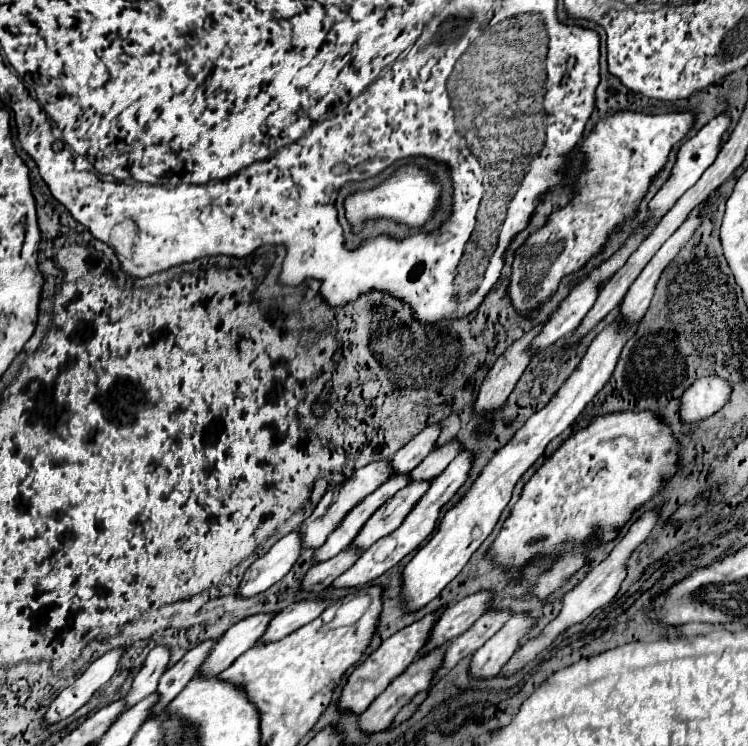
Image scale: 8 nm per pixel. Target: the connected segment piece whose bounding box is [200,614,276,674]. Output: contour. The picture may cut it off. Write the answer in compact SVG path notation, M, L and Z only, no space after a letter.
M254 614L254 616L248 616L246 620L240 620L232 628L228 628L228 632L212 648L212 654L206 658L200 672L216 674L226 670L240 654L244 654L264 636L274 616L276 614Z

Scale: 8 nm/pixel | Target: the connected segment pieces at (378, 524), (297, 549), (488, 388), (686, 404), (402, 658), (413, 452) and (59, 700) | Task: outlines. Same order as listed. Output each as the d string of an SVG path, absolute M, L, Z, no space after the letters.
M422 480L422 484L408 484L406 488L398 490L386 504L382 504L382 508L378 508L378 512L374 512L374 516L364 524L364 528L360 530L360 534L354 540L354 546L358 548L370 548L376 540L380 540L382 536L394 532L400 524L402 518L406 518L410 514L410 510L414 508L414 504L428 492L432 480Z
M300 530L286 534L248 568L238 592L242 592L242 596L254 596L258 592L264 592L266 588L282 580L286 572L290 572L302 552L304 548Z
M542 324L534 326L530 332L526 332L520 340L516 340L490 368L488 376L482 382L478 400L474 404L476 414L480 412L494 412L496 408L502 408L508 394L516 386L518 378L530 364L530 356L526 356L526 348L530 346L530 340L542 332Z
M702 376L686 392L682 392L680 400L680 420L684 424L694 424L710 418L730 400L732 384L722 380L722 376Z
M436 610L436 612L432 612L432 614L426 614L426 616L420 618L418 622L414 622L414 624L402 628L400 632L396 632L394 636L390 636L388 640L384 640L382 646L380 646L376 652L372 652L360 666L356 666L356 670L350 674L350 678L348 678L348 682L346 682L344 690L342 690L342 696L340 696L338 706L340 706L340 708L348 708L348 710L352 710L352 712L356 712L356 714L362 714L362 712L370 706L370 702L372 702L378 694L382 694L382 692L388 688L388 684L390 684L396 676L400 676L400 674L418 658L420 650L426 646L426 642L428 642L428 638L430 638L430 632L432 632L434 624L438 622L440 612L442 612L442 610Z
M438 424L426 426L404 448L400 448L396 452L396 456L392 458L396 474L404 474L404 472L410 472L412 468L416 468L430 454L430 450L434 450L438 436L440 436L440 426Z
M112 648L112 650L104 652L100 658L96 658L76 678L76 682L72 686L68 686L66 690L62 690L56 696L56 700L50 704L50 708L44 716L46 722L56 724L56 722L68 718L70 714L74 714L80 706L84 706L90 700L90 696L114 676L124 652L126 652L126 648Z

